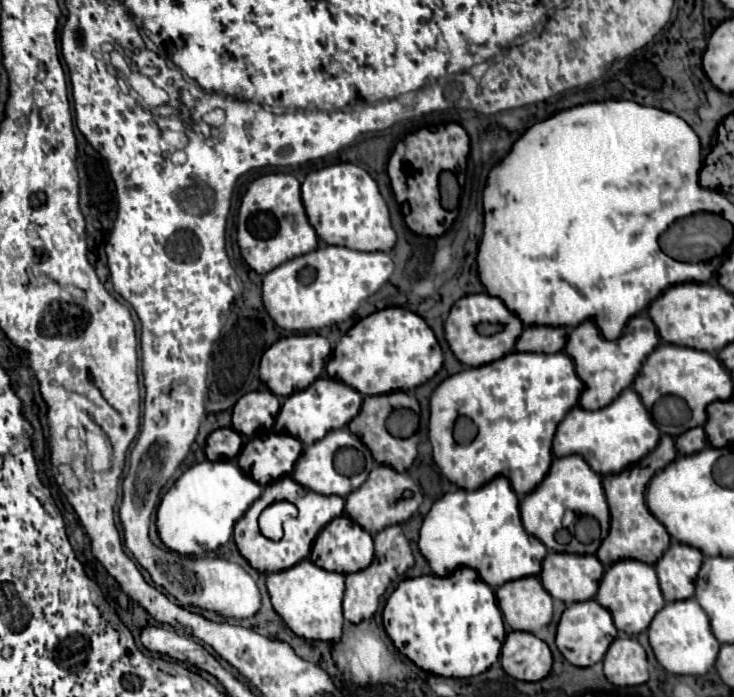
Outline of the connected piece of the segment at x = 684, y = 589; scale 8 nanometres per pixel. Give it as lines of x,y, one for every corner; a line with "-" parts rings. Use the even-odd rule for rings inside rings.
672,542
670,548
654,566
658,572
664,600
674,602
692,598
700,566
702,566
702,552
698,548

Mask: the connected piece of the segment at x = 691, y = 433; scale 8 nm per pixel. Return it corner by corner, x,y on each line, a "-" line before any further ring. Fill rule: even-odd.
692,428
692,430
688,430
688,432
684,432
684,434
680,434
676,438
676,448
678,448
680,456
688,456
688,454
700,452
706,446
708,446
708,442
706,442
704,428

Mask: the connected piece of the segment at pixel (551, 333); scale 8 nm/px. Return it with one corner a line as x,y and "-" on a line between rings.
528,326
516,342
518,352
560,352
566,346
566,330
556,326

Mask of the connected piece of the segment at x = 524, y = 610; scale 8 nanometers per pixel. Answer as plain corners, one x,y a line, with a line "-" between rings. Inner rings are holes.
534,576
506,582
496,590
496,598
510,630
536,634
552,620
552,596

